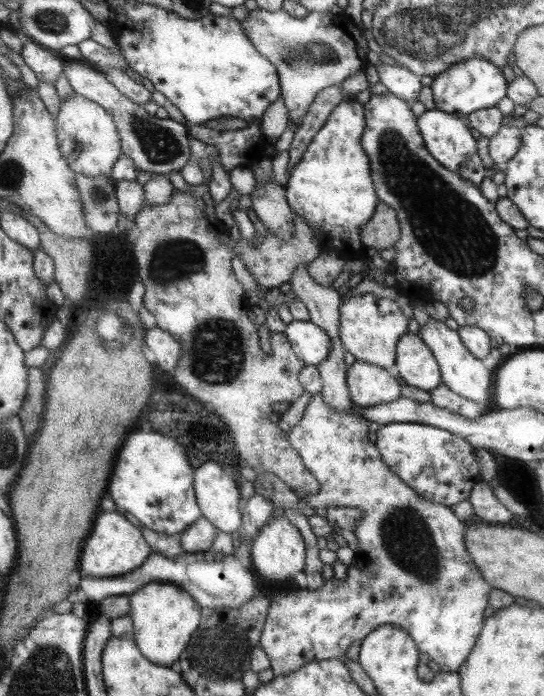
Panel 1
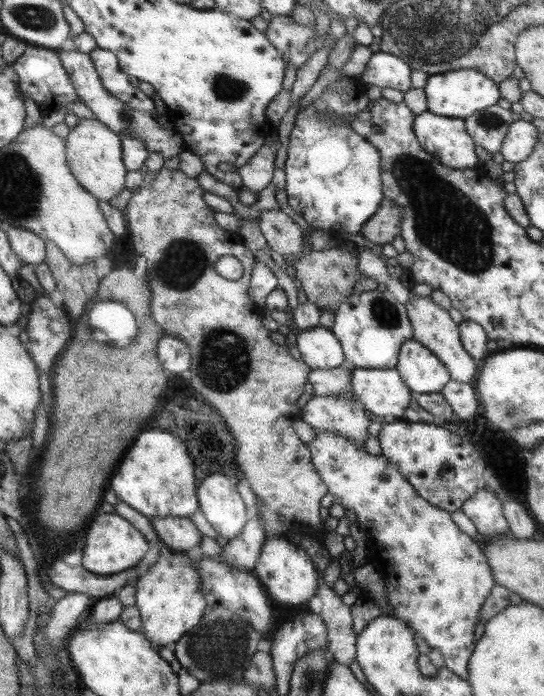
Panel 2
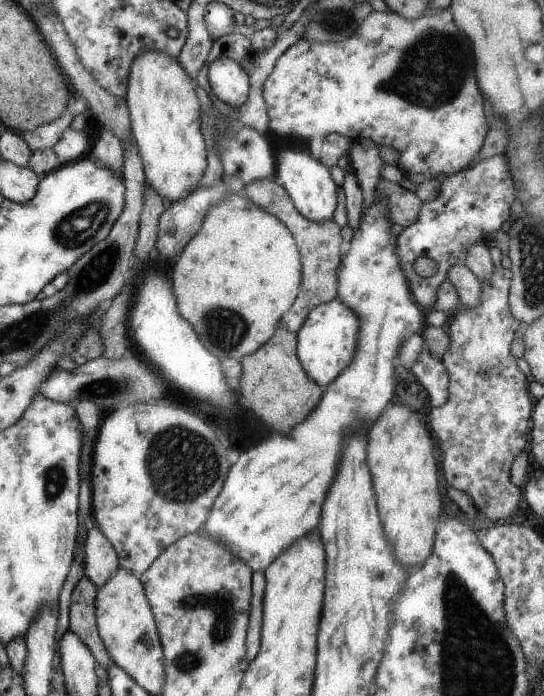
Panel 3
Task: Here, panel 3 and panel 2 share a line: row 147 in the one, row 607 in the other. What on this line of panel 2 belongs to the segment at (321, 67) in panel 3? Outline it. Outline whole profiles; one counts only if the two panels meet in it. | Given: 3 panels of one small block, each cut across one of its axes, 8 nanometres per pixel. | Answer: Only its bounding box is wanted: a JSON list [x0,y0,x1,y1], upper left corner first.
[306,429,496,680]

